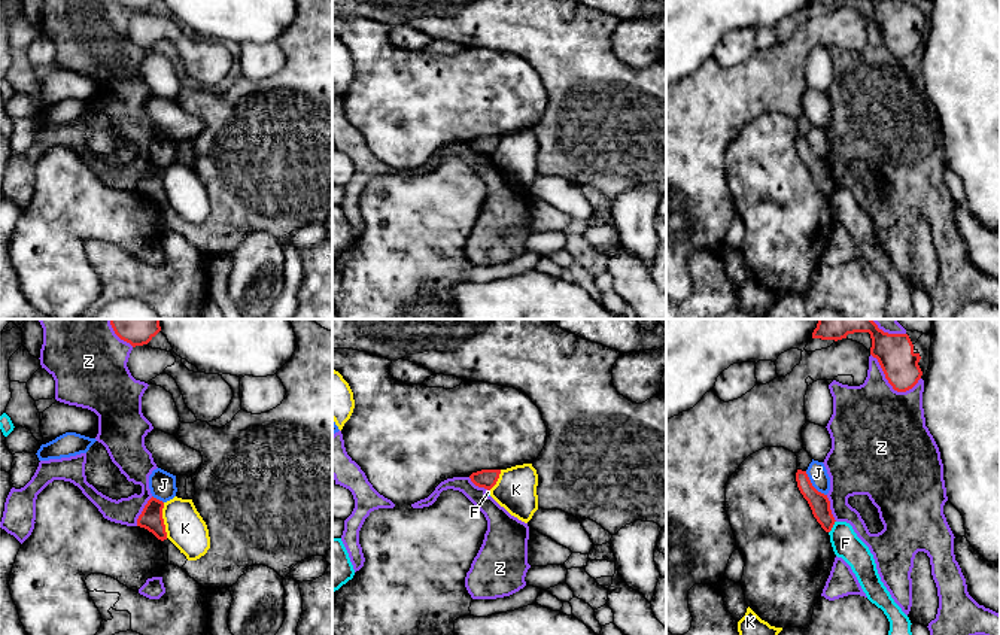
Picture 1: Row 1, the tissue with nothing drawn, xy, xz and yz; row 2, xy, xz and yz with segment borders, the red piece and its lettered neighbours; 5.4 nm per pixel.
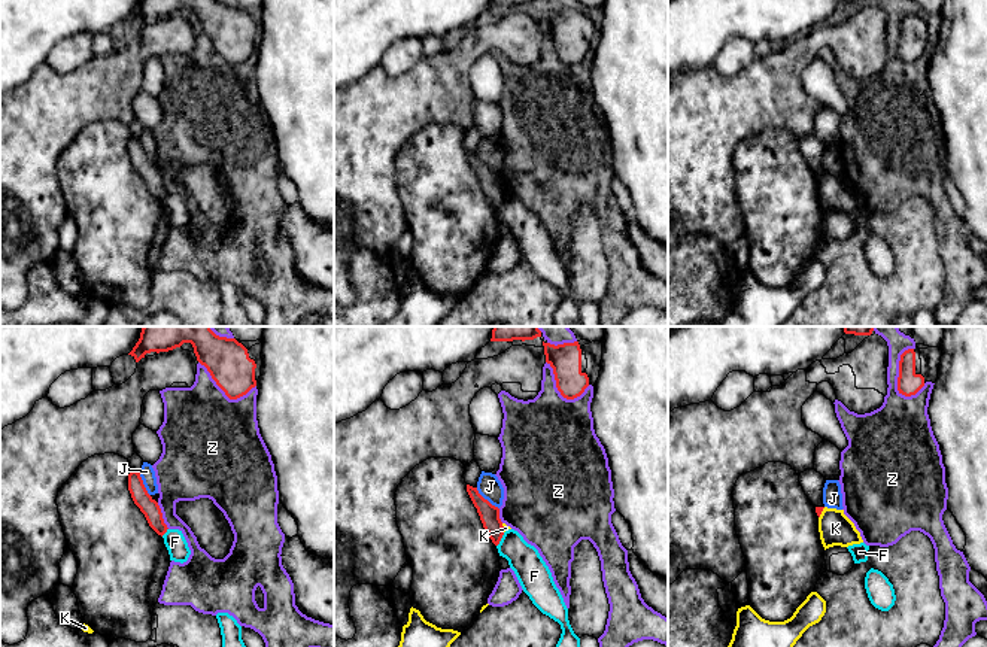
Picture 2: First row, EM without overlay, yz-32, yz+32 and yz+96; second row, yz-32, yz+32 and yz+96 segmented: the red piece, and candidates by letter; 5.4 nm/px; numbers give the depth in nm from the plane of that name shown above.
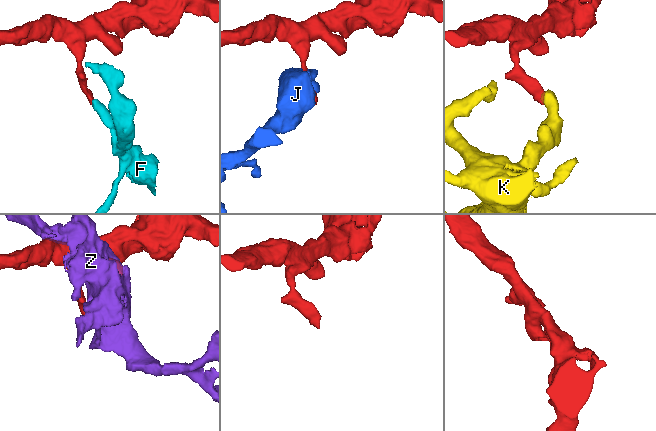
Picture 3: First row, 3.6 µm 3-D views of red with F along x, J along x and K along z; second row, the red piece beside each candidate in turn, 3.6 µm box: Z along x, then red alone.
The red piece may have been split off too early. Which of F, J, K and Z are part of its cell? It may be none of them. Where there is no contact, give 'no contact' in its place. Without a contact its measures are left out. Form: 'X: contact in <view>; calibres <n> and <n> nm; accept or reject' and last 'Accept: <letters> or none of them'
F: contact in yz; calibres 110 and 150 nm; reject
J: contact in yz; calibres 110 and 110 nm; reject
K: contact in xy; calibres 120 and 220 nm; reject
Z: contact in yz; calibres 200 and 460 nm; reject
Accept: none of them

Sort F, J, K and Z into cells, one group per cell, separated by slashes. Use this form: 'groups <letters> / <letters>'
groups F / J / K / Z

